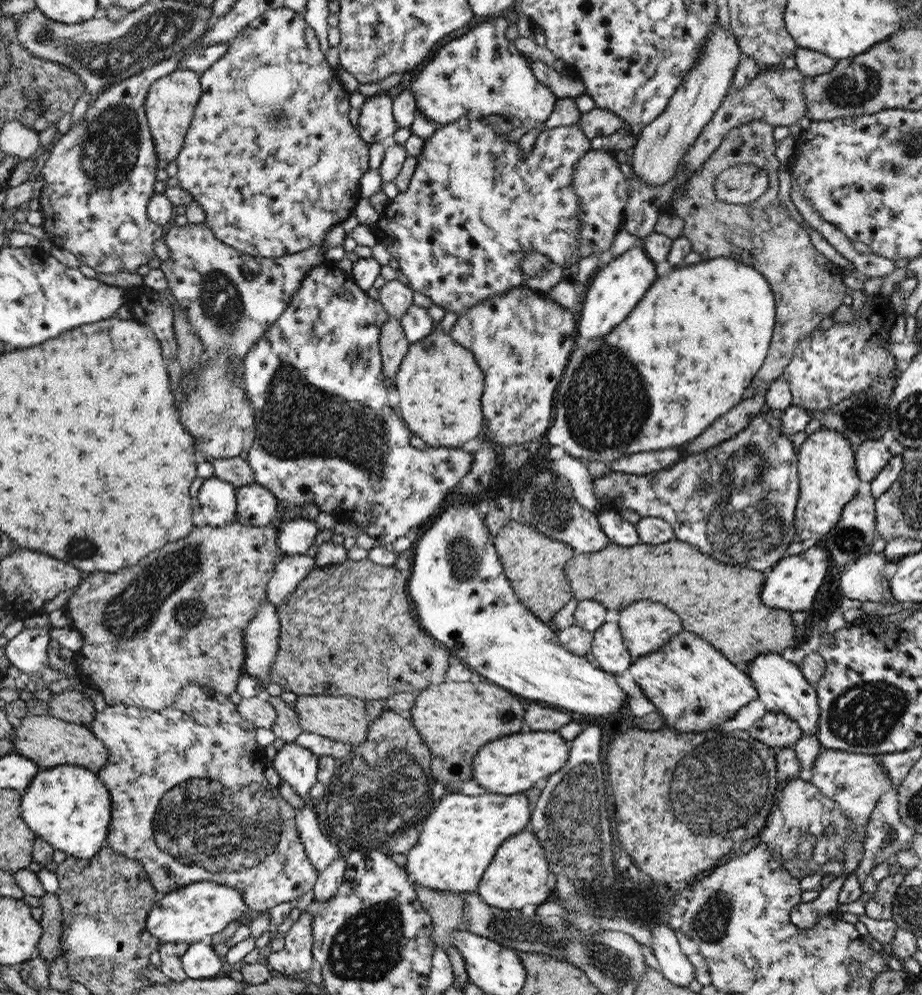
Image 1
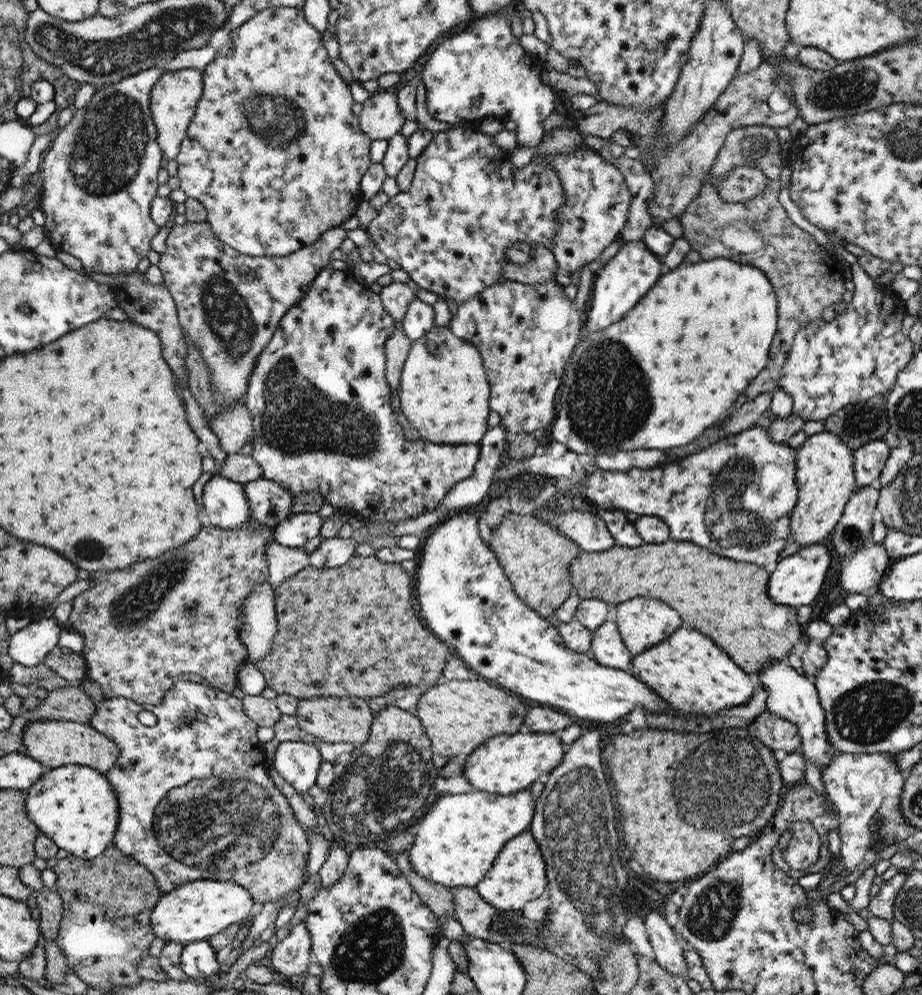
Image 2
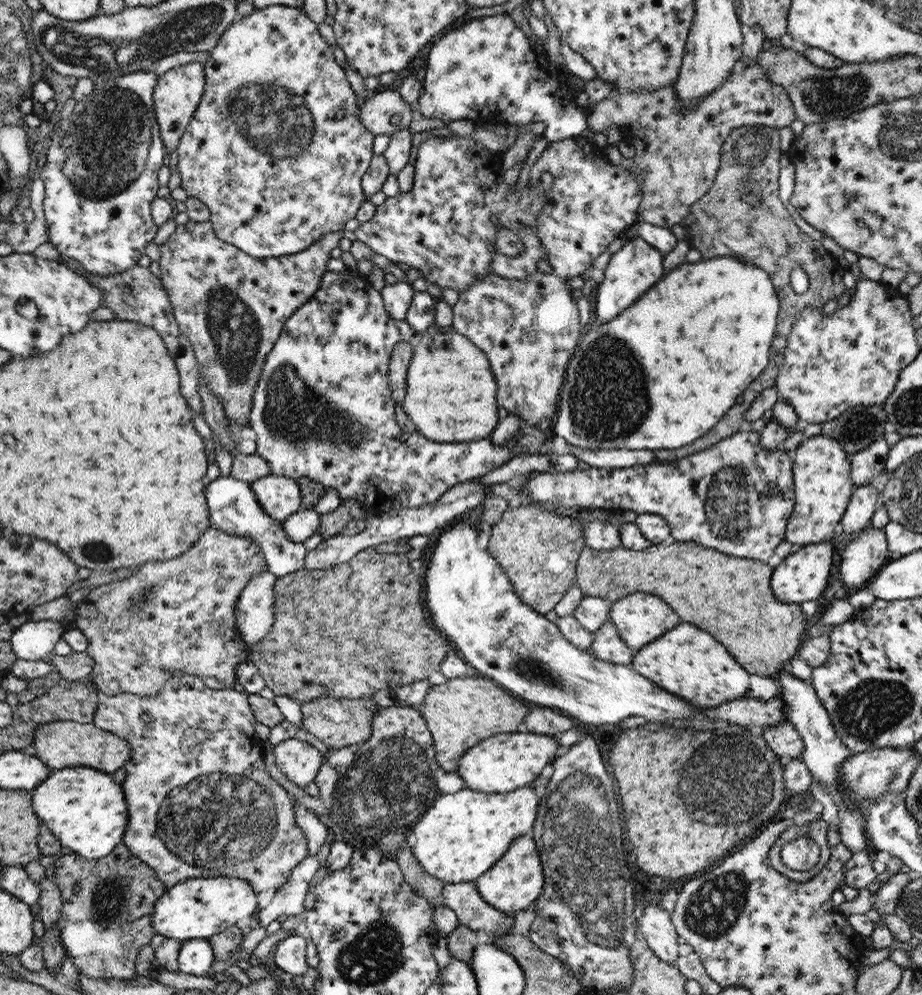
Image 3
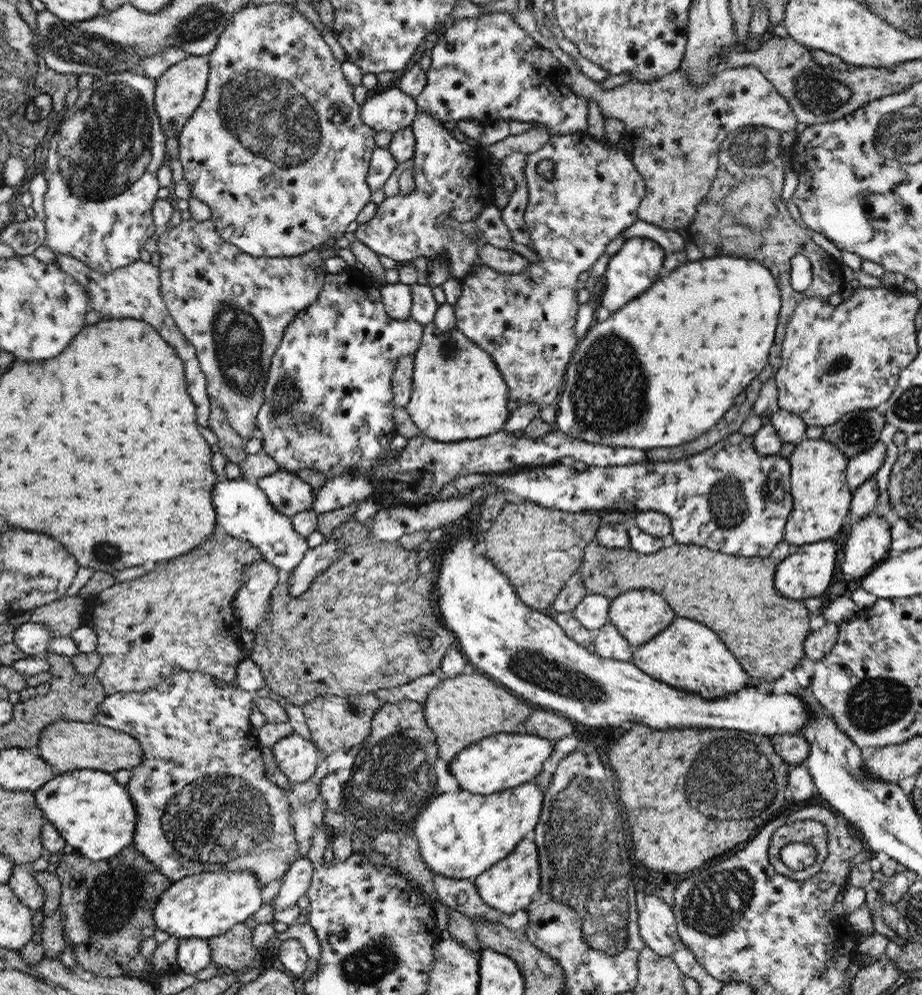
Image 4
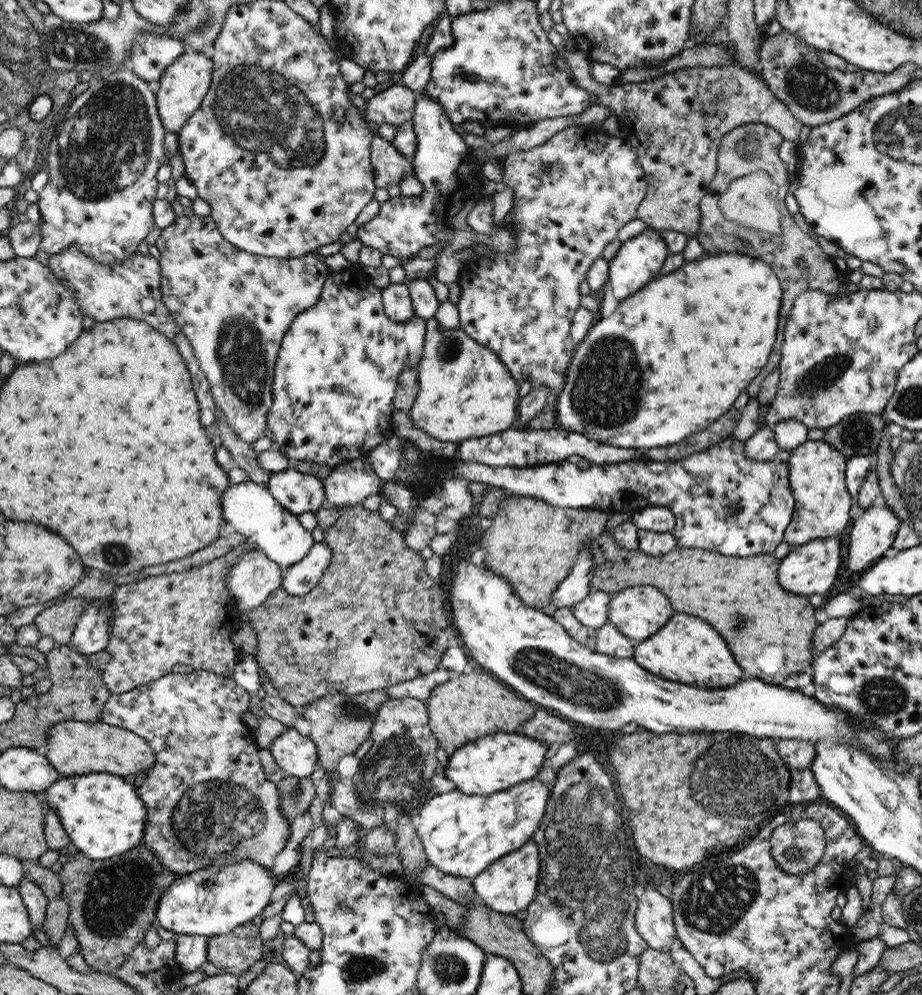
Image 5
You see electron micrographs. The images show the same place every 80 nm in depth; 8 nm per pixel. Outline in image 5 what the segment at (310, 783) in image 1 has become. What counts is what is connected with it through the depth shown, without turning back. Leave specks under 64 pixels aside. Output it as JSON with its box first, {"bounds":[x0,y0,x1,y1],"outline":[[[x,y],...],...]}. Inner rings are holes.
{"bounds":[268,727,319,777],"outline":[[[289,727],[268,748],[287,777],[310,777],[318,767],[319,750],[313,739]]]}

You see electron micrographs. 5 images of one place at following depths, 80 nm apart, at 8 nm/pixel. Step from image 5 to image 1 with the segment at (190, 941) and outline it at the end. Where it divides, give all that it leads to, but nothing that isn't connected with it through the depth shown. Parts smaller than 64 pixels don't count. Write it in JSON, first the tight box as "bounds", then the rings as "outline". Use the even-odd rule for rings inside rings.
{"bounds":[182,941,226,979],"outline":[[[209,941],[190,944],[182,957],[182,968],[193,979],[212,979],[226,970]]]}

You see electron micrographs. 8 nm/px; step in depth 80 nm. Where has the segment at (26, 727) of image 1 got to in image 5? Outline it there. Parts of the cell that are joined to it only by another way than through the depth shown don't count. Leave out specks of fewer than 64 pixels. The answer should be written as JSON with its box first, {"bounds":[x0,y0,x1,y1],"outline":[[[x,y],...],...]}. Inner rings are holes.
{"bounds":[42,720,156,779],"outline":[[[101,720],[96,722],[64,721],[51,726],[47,732],[48,744],[42,750],[56,771],[65,776],[84,776],[84,774],[107,773],[133,779],[134,776],[147,773],[152,765],[156,765],[156,754],[151,744],[142,735],[126,730],[120,726],[110,726]]]}

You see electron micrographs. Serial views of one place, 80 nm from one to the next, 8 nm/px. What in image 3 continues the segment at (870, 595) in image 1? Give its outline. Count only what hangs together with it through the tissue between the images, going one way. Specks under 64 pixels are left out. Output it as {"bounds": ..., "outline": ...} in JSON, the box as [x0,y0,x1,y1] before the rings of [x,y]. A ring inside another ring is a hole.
{"bounds":[840,524,890,590],"outline":[[[869,524],[862,535],[858,536],[844,550],[844,556],[840,562],[842,582],[857,590],[866,588],[872,578],[876,576],[876,572],[890,560],[887,546],[885,530],[875,529],[872,524]]]}

